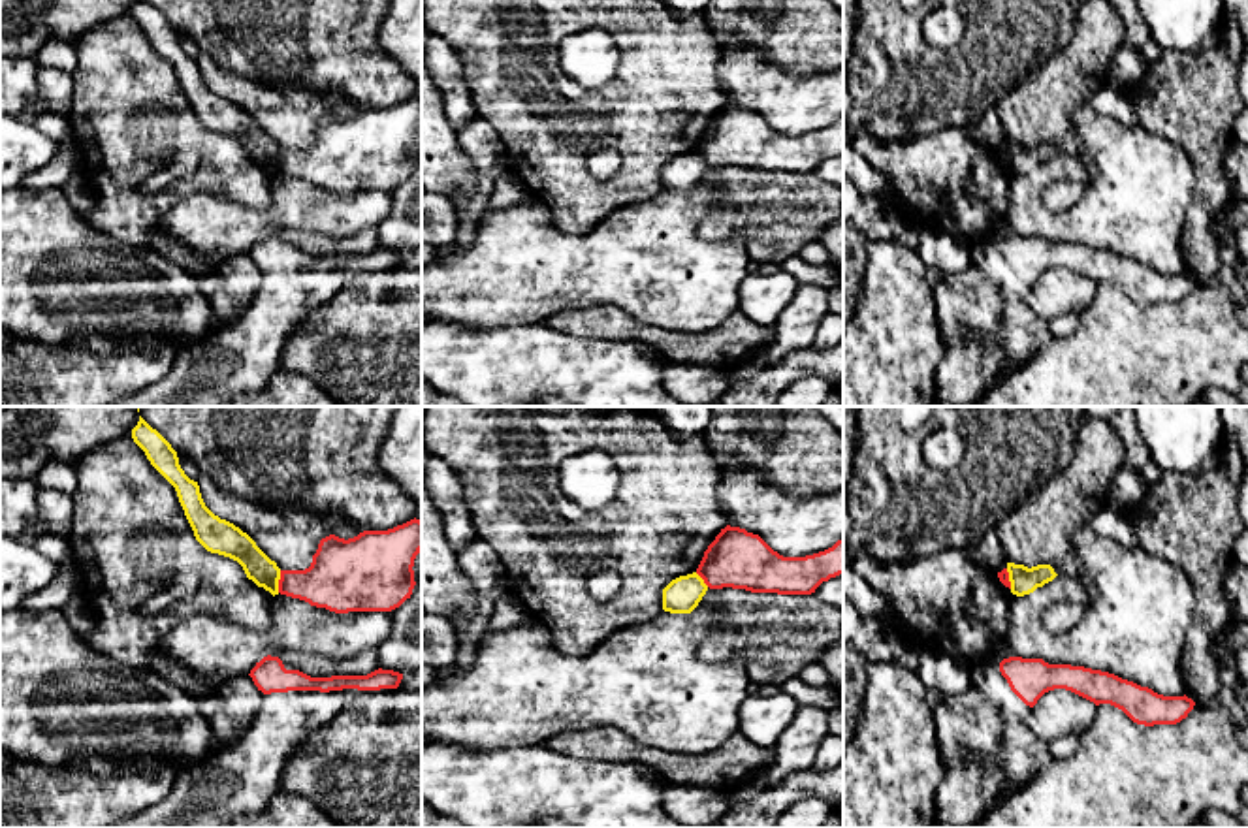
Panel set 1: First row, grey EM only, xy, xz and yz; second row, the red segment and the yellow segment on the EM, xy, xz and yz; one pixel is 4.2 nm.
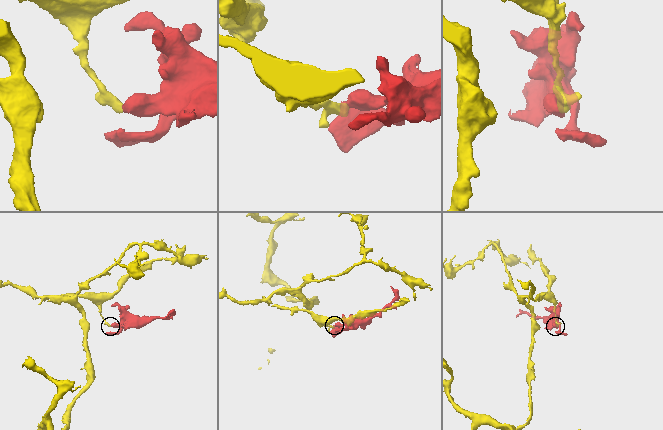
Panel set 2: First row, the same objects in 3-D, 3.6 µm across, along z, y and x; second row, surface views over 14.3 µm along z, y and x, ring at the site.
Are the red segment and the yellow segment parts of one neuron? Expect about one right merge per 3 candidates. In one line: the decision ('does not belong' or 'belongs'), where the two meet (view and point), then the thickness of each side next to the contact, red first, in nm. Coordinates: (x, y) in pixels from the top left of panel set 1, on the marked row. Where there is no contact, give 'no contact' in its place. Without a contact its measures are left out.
does not belong; meets red in xy at (279, 582); 260 nm thick on the red side, 130 nm on the other

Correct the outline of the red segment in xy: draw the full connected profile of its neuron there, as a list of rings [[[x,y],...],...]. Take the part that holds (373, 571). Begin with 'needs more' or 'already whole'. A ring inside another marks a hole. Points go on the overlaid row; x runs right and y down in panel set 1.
already whole | [[[410,519],[388,531],[363,531],[354,538],[329,534],[320,540],[305,570],[280,570],[279,593],[335,613],[392,612],[410,598],[414,559],[422,551],[422,521]]]

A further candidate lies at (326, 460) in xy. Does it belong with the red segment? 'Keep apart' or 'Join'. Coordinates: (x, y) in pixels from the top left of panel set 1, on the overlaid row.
Keep apart

